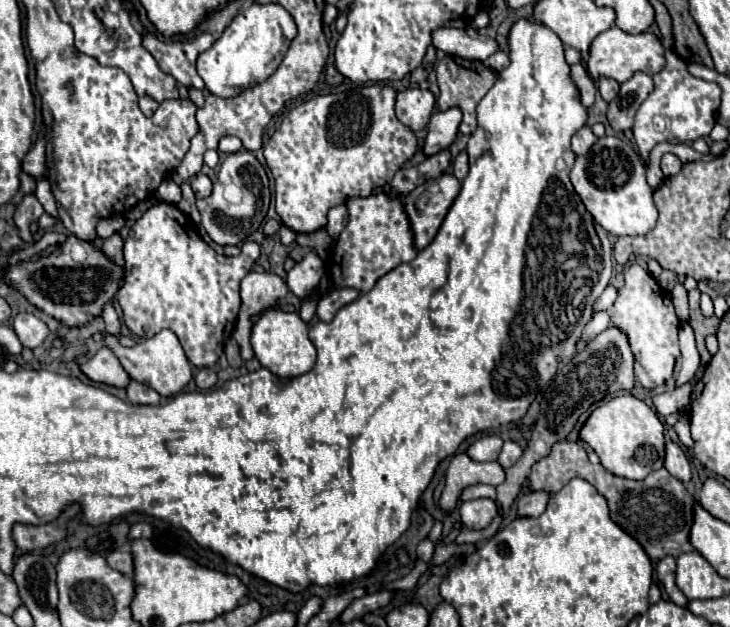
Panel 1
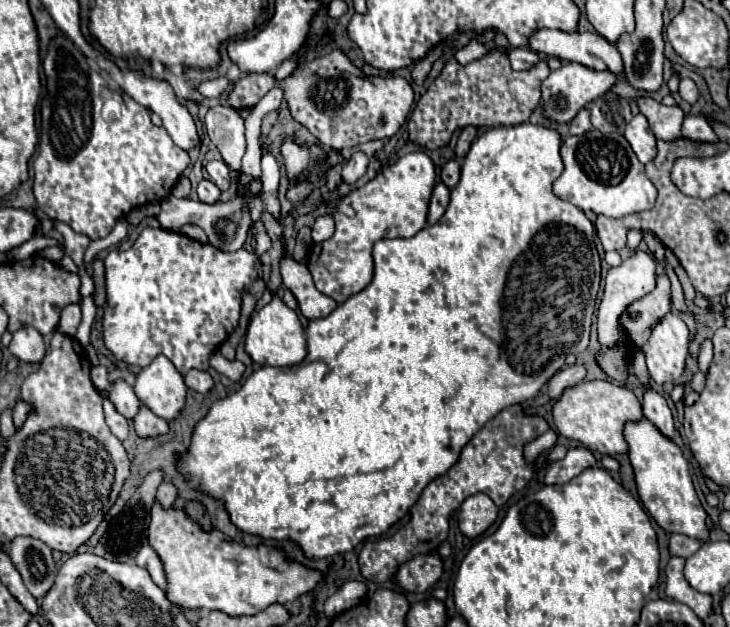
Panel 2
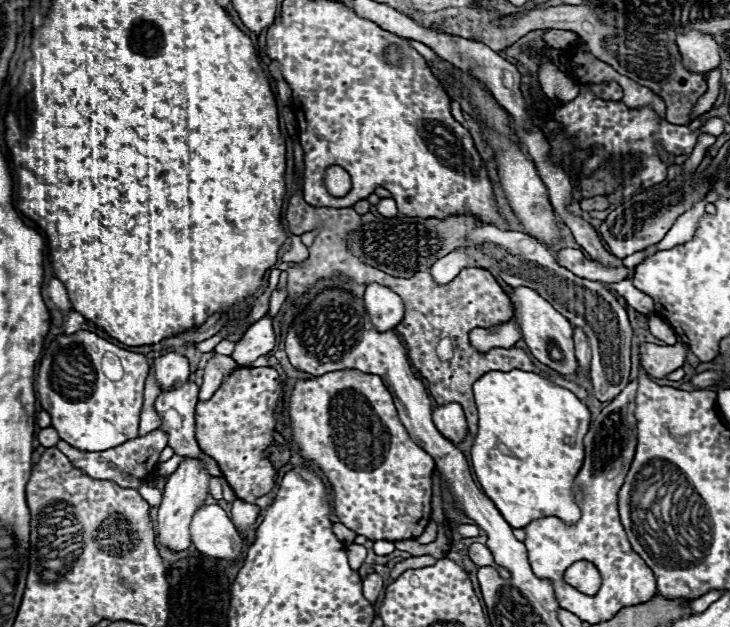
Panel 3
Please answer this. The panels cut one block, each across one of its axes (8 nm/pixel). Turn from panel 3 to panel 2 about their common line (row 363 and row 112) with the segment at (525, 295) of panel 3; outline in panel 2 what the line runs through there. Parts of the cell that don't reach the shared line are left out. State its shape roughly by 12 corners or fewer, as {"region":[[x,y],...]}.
{"region":[[564,62],[542,82],[544,118],[568,124],[616,80]]}

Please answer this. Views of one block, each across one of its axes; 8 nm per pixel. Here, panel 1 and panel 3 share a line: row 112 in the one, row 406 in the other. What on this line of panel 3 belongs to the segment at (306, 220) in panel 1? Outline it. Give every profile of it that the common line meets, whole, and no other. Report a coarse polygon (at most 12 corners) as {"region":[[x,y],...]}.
{"region":[[380,376],[296,380],[292,440],[368,540],[430,522],[434,460]]}

